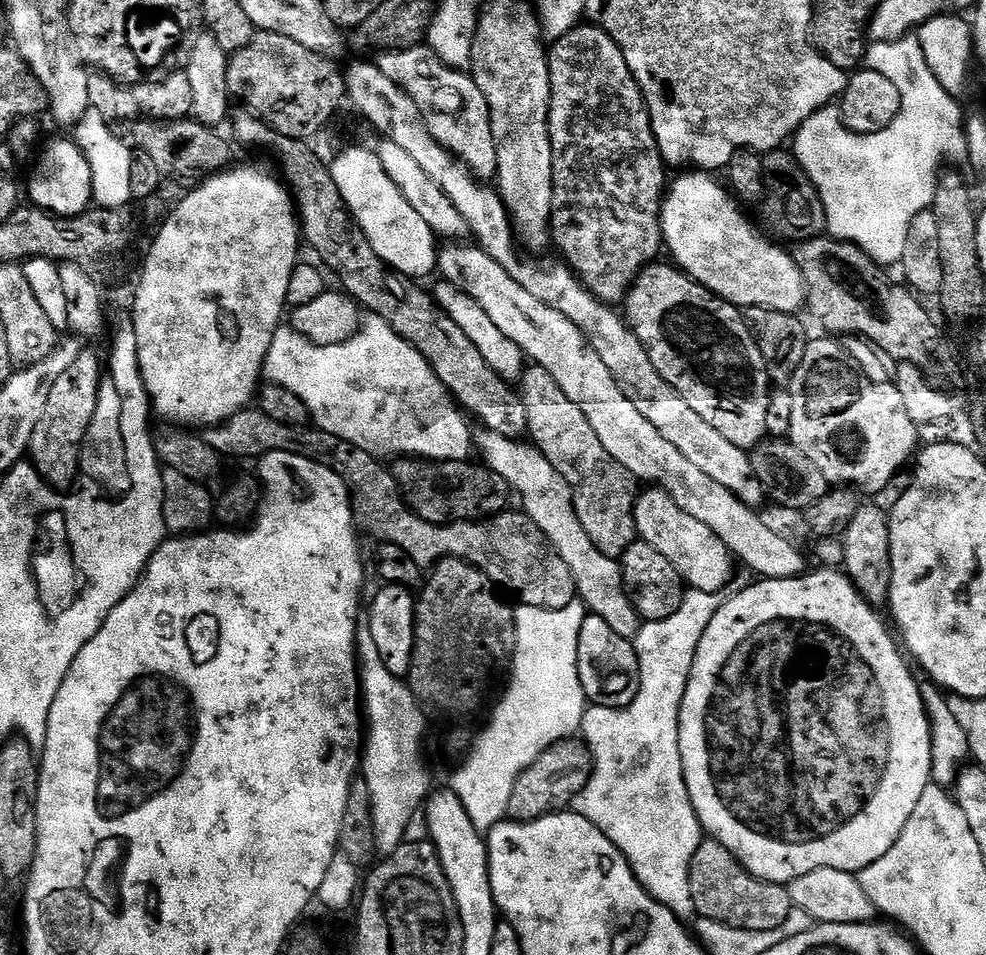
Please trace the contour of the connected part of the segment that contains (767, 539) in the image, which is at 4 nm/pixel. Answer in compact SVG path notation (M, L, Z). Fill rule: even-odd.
M452 242L444 246L448 248L439 249L439 275L444 275L441 277L447 283L458 286L466 294L470 294L470 298L474 298L474 302L478 302L478 306L486 310L487 316L494 321L494 326L498 326L498 330L502 330L502 334L506 334L510 342L517 344L532 364L542 366L549 372L554 382L562 386L562 394L566 394L566 398L570 398L570 402L574 402L578 410L586 414L586 422L594 426L594 434L598 434L598 440L602 442L602 446L606 446L606 452L616 462L627 472L631 472L637 481L649 480L647 482L649 485L664 489L665 494L674 503L682 506L686 514L690 514L690 518L698 518L702 526L710 526L710 530L714 530L714 534L722 538L722 542L733 557L739 563L741 560L750 571L757 572L755 574L757 577L766 580L785 580L802 576L809 571L810 564L804 561L803 554L782 533L775 532L759 516L761 513L757 509L742 503L733 492L726 490L726 486L718 486L718 482L714 482L710 474L698 470L698 466L694 466L694 462L690 462L690 458L686 458L686 454L682 454L678 446L666 442L666 438L662 438L662 434L654 430L654 425L646 422L646 418L642 418L638 406L634 406L634 402L630 402L630 398L622 394L622 390L616 385L616 379L610 374L610 370L606 370L606 362L602 362L599 354L588 345L588 339L580 332L580 328L574 326L574 322L570 322L566 314L558 314L558 310L546 306L546 302L538 302L534 294L522 290L522 286L518 286L518 282L514 282L514 278L510 278L510 274L506 274L506 270L502 270L502 266L498 266L498 262L494 262L494 258L490 258L490 254L486 254L483 248L464 243L468 242Z

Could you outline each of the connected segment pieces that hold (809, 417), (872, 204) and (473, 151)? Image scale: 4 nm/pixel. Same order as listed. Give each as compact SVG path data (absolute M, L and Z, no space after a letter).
M813 339L809 343L800 367L791 384L787 385L788 436L791 444L802 450L818 470L822 470L829 485L855 486L861 493L875 494L902 471L912 451L913 456L917 451L916 424L910 414L906 414L906 402L902 402L902 394L898 394L895 383L874 382L860 371L855 358L843 351L839 339L824 339L828 340Z
M909 34L901 38L901 40L887 41L886 48L892 51L892 69L890 75L896 81L898 90L900 91L900 109L894 118L894 122L890 122L890 126L886 126L882 130L878 130L874 134L866 134L860 136L857 132L851 132L849 128L845 128L843 122L840 120L840 109L836 106L829 106L818 110L810 119L796 131L794 137L794 155L796 163L804 169L804 173L812 180L812 185L818 190L818 194L824 203L826 210L826 218L828 219L828 227L826 229L827 235L837 239L845 240L851 244L857 244L859 248L868 255L871 260L875 260L881 266L899 265L902 258L902 250L906 250L906 234L910 234L910 222L914 222L914 218L919 212L927 212L931 204L934 202L934 194L936 193L936 181L942 175L942 167L940 163L943 162L944 156L948 160L963 161L968 155L968 143L964 137L964 125L966 123L965 117L960 117L960 108L957 97L949 94L944 89L942 82L938 82L938 78L934 78L934 74L930 74L930 66L926 66L926 54L922 54L922 46L919 39L915 35Z
M427 46L407 48L401 52L381 51L379 56L378 63L382 74L386 74L386 78L390 78L390 82L402 86L402 90L406 90L410 94L410 98L414 98L414 106L418 106L418 110L426 122L426 130L430 130L433 138L450 155L462 161L477 180L481 182L491 181L496 175L498 150L494 146L494 130L490 130L490 106L486 106L486 97L482 95L482 90L478 90L478 86L472 80L471 75L467 71L451 68Z

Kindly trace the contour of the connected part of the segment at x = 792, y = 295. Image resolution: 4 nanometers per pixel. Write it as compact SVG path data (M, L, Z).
M704 170L685 172L688 172L685 176L667 185L660 206L662 244L673 256L675 267L741 310L765 308L799 313L799 308L806 304L806 289L795 255L771 244L740 213L741 205L736 197L712 177L715 175Z

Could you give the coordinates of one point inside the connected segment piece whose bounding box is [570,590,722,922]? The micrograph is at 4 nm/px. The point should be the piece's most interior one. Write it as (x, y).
(637, 796)

